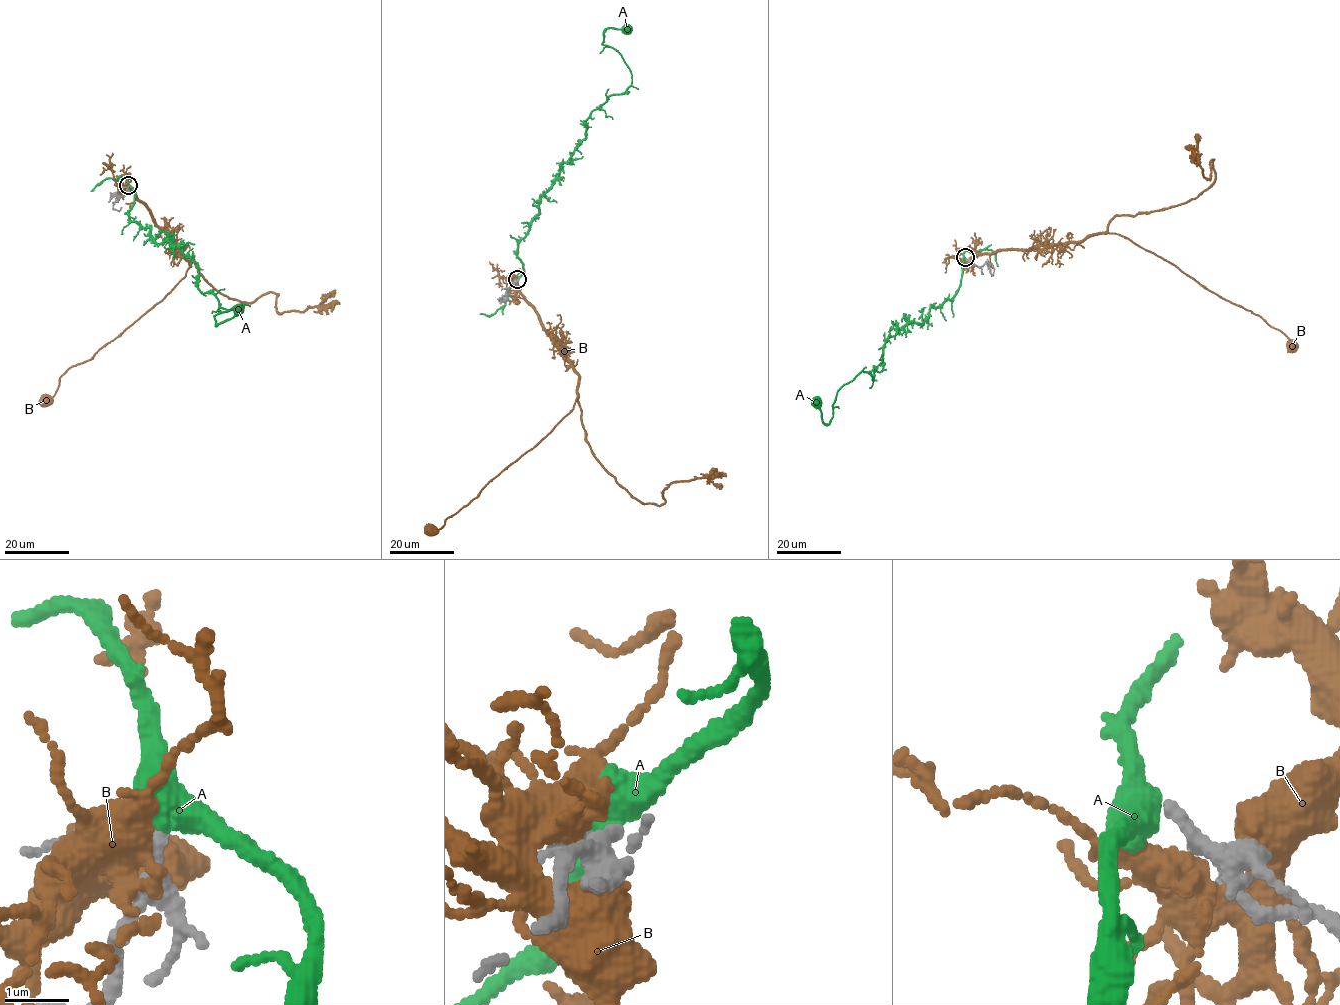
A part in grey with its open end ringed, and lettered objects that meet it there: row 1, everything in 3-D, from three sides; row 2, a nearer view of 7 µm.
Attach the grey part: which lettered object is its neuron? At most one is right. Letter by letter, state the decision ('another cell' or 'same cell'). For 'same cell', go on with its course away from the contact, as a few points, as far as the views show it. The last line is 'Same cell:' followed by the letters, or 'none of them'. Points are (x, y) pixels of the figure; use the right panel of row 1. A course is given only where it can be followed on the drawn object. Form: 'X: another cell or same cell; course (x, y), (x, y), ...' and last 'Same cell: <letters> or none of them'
A: another cell
B: another cell
Same cell: none of them

